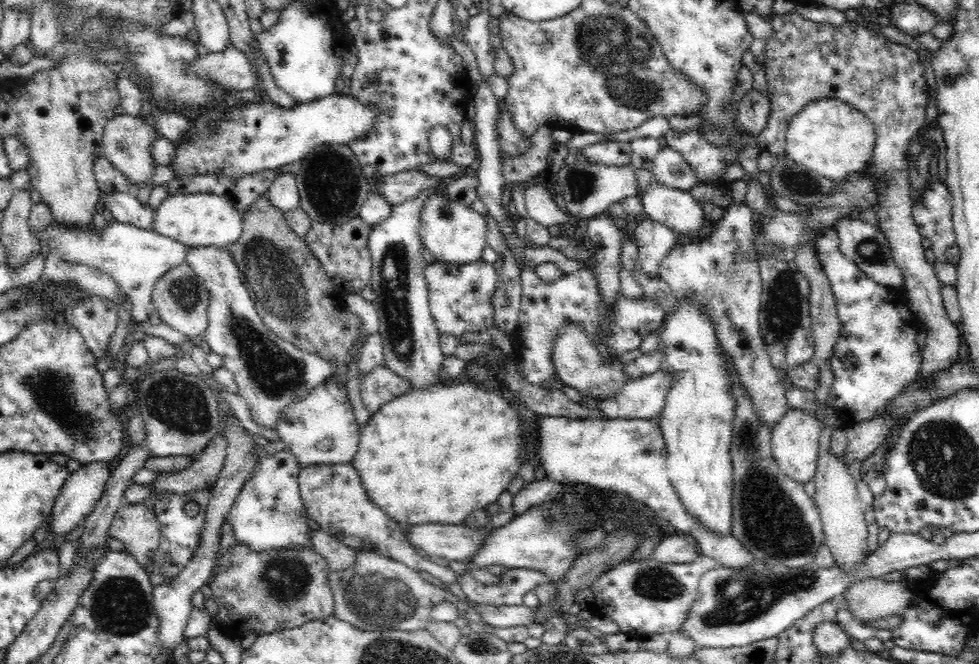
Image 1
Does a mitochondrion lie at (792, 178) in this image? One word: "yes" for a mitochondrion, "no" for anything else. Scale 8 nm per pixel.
yes

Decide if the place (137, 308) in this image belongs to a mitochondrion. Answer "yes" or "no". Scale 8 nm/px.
no

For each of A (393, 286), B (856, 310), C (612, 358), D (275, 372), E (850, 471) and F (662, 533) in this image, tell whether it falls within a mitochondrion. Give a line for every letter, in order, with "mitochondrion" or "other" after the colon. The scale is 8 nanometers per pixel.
A: mitochondrion
B: other
C: other
D: mitochondrion
E: other
F: other

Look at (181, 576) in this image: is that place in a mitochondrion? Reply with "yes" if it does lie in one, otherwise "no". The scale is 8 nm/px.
no

